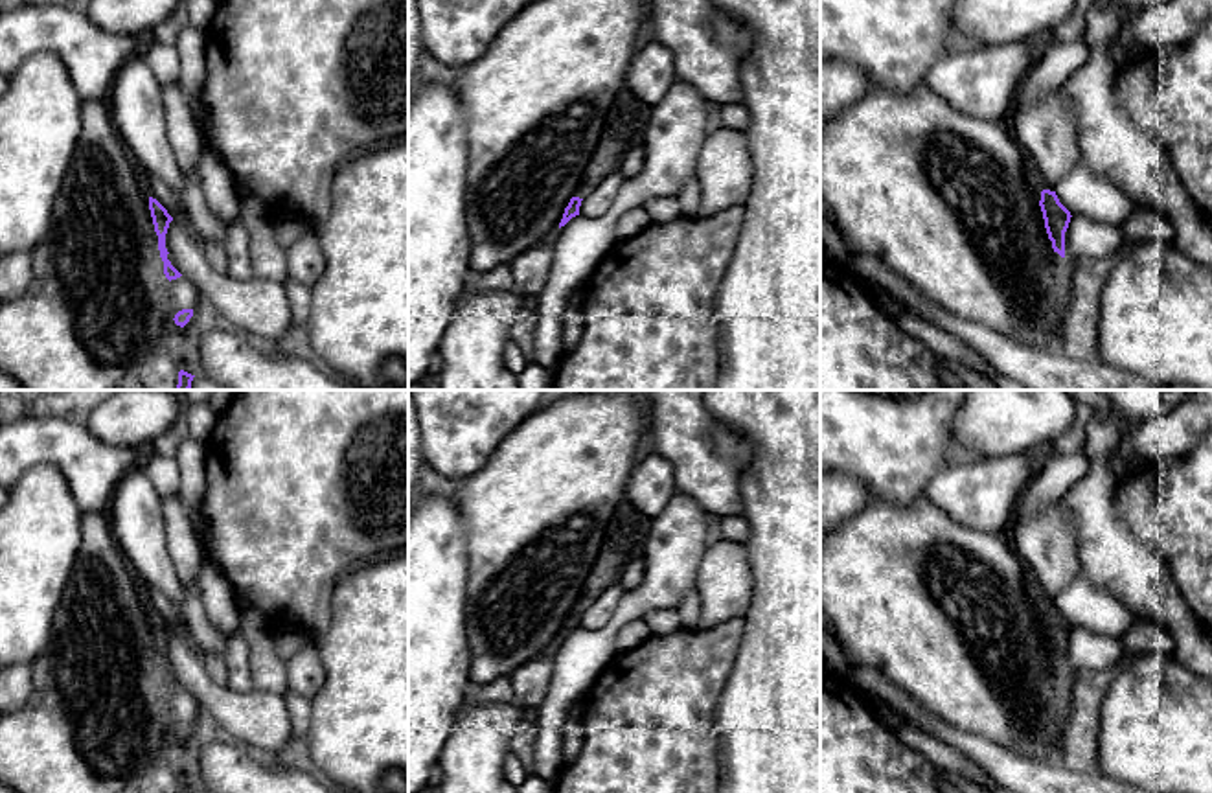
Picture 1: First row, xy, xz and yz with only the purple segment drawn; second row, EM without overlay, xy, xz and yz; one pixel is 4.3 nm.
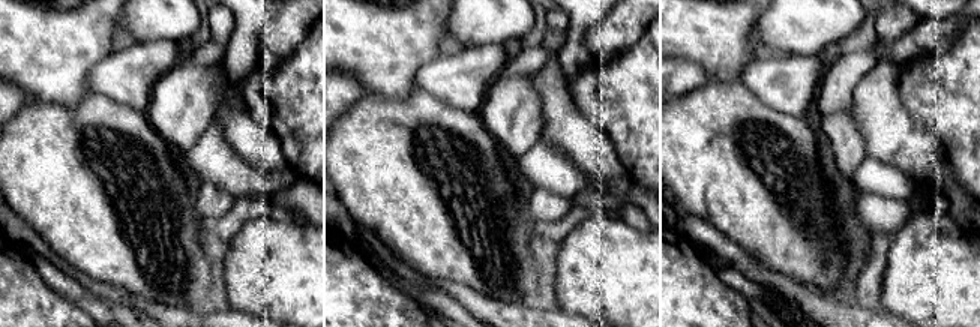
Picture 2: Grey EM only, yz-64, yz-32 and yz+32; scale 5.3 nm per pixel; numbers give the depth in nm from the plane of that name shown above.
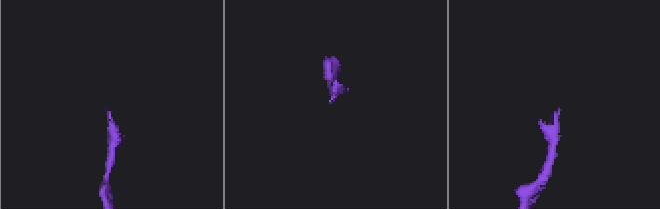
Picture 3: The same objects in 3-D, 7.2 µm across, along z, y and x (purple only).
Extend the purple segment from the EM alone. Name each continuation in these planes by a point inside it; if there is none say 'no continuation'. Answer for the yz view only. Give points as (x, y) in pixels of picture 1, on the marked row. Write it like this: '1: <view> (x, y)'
1: yz (1032, 179)

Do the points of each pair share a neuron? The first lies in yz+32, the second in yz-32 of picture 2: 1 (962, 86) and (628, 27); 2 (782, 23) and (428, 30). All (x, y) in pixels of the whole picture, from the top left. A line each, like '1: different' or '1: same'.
1: different
2: different

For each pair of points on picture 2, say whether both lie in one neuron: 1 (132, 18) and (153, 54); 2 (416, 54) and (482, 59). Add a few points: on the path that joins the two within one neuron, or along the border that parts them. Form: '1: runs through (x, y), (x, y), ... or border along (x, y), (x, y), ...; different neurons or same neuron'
1: border along (176, 41), (150, 39), (137, 42); different neurons
2: border along (441, 53), (419, 69), (414, 77), (417, 86); different neurons

